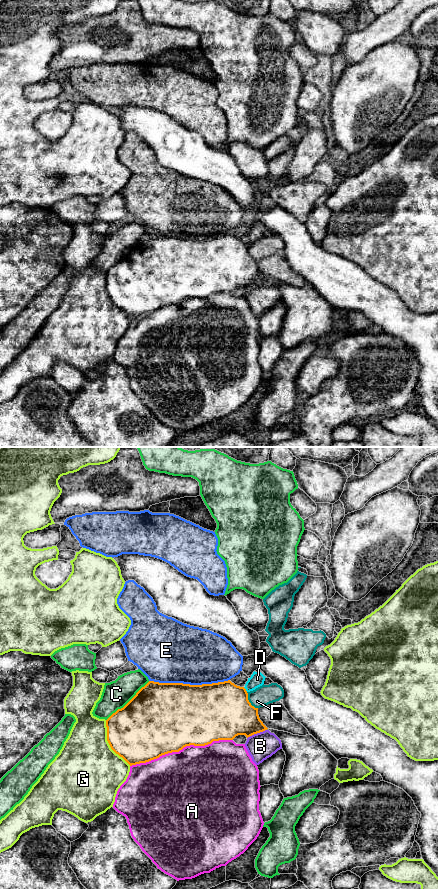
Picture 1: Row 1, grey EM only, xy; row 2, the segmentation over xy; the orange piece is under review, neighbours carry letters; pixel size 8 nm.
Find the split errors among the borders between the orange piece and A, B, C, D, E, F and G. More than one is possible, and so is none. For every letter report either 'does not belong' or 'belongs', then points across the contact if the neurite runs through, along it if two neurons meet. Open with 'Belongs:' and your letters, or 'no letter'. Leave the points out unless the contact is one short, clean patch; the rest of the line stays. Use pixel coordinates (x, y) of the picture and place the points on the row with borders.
Belongs: no letter
A: does not belong
B: does not belong
C: does not belong
D: does not belong; border along xy (243, 687), (247, 691)
E: does not belong
F: does not belong
G: does not belong

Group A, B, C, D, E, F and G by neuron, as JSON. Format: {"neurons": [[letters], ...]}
{"neurons": [["A"], ["B"], ["C"], ["D", "E", "F"], ["G"]]}

